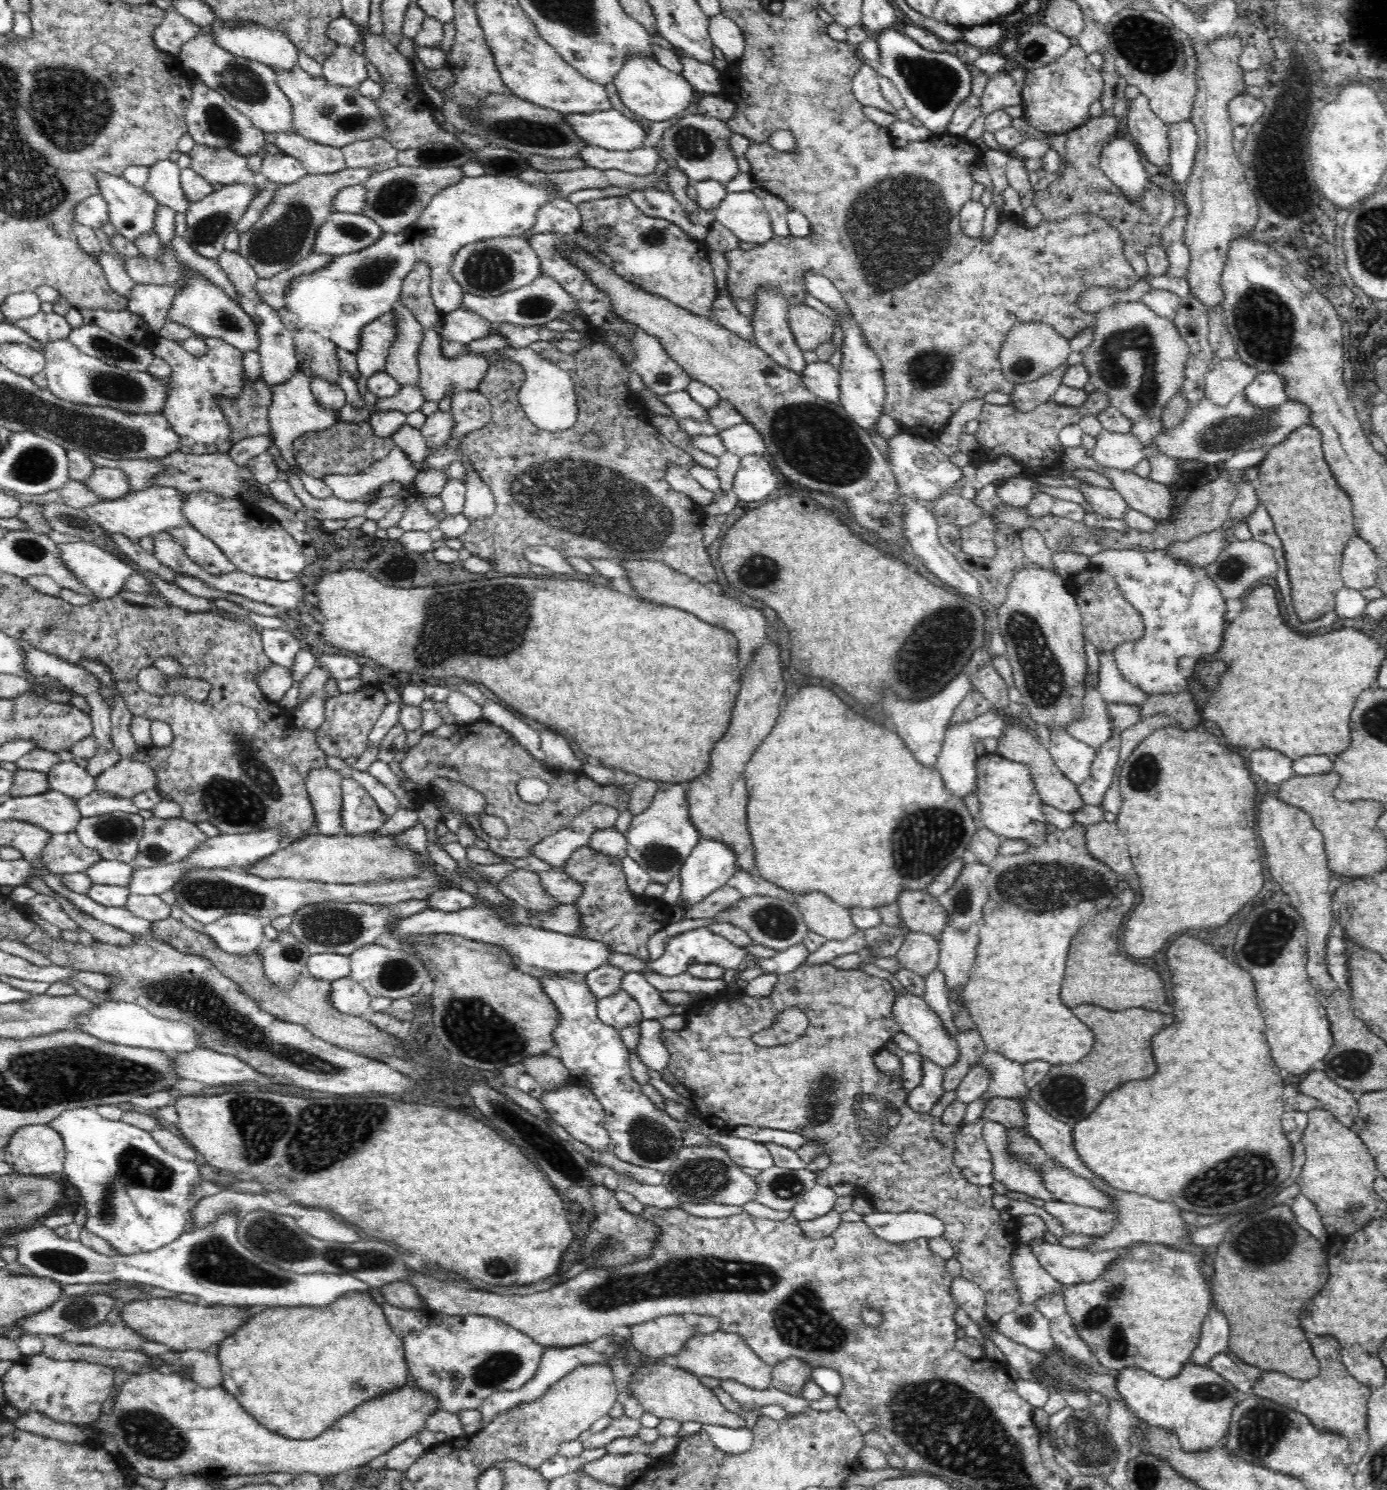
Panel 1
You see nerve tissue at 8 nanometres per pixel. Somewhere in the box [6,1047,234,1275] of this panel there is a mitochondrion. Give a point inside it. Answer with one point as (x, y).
(135, 1166)

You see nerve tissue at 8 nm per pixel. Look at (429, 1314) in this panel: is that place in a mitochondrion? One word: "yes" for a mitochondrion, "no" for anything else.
no

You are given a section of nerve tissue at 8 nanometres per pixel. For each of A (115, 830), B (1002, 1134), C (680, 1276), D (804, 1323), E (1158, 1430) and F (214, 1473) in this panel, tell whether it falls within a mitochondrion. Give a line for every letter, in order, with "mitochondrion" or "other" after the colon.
A: mitochondrion
B: other
C: mitochondrion
D: mitochondrion
E: other
F: other

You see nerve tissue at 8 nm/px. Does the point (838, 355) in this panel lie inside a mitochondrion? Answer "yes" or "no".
no

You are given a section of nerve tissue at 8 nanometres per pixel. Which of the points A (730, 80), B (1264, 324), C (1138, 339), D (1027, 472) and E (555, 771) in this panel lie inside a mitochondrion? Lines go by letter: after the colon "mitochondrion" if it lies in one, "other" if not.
A: other
B: mitochondrion
C: mitochondrion
D: other
E: other

